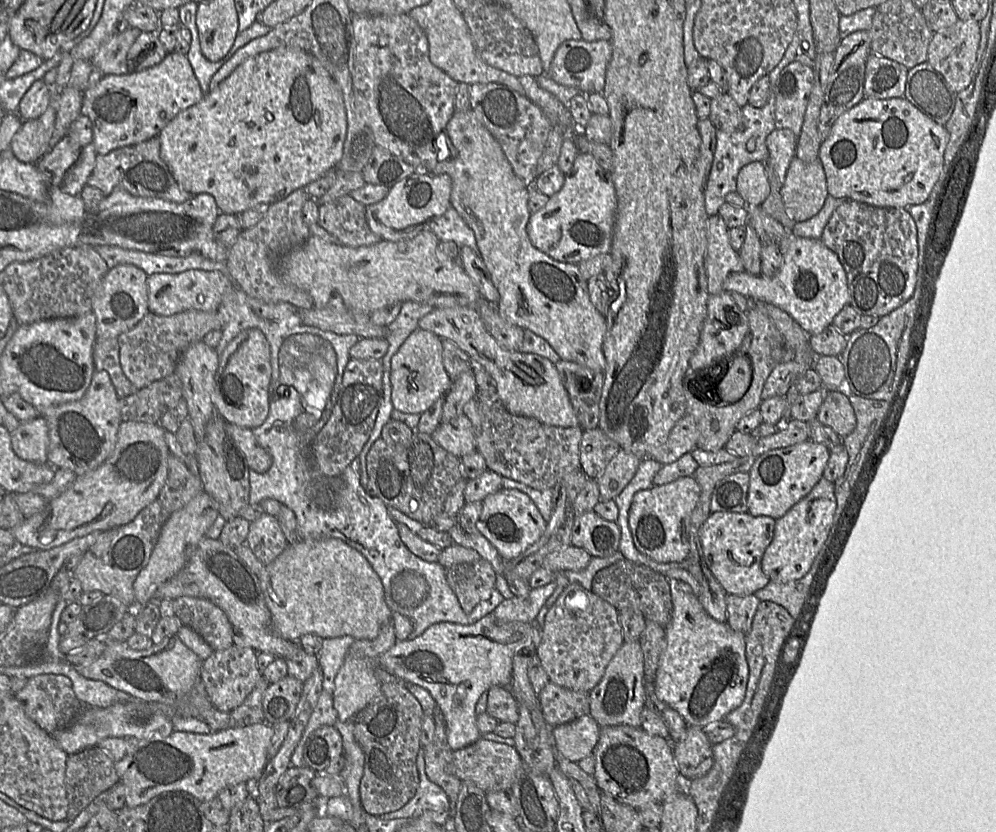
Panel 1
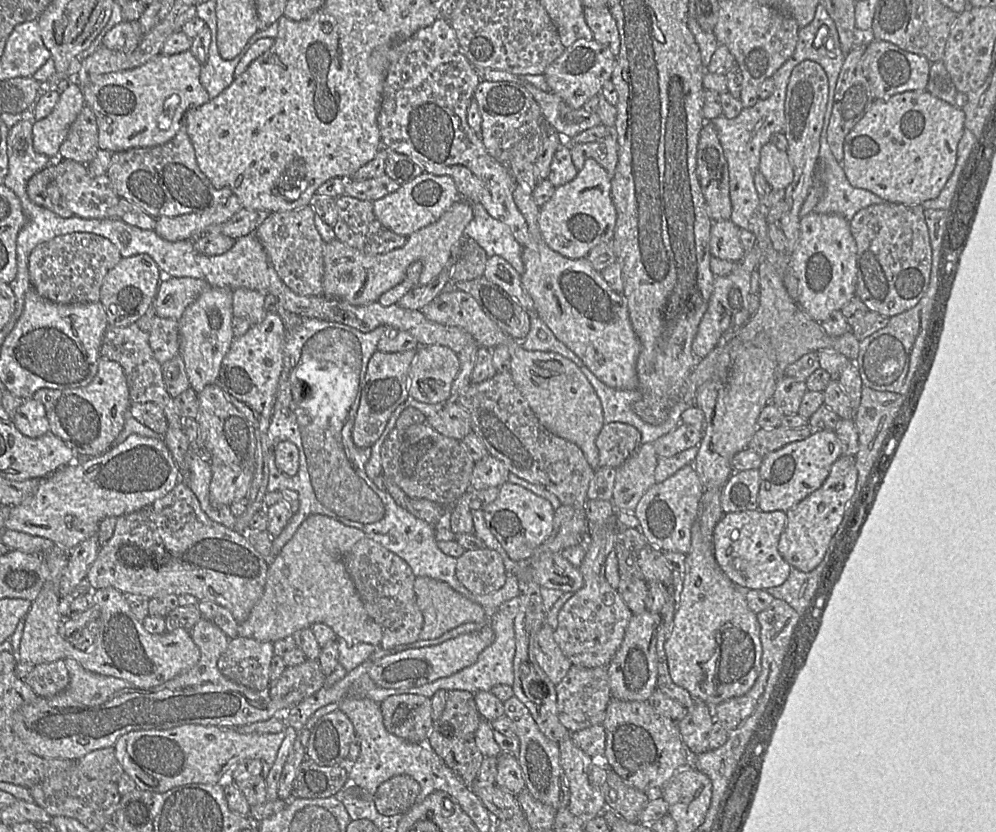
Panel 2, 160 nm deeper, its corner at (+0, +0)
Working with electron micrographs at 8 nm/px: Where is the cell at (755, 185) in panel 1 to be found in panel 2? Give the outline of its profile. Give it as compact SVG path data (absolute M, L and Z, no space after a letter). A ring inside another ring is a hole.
M770 141L761 149L758 171L773 189L786 189L794 178L787 152L778 149Z

